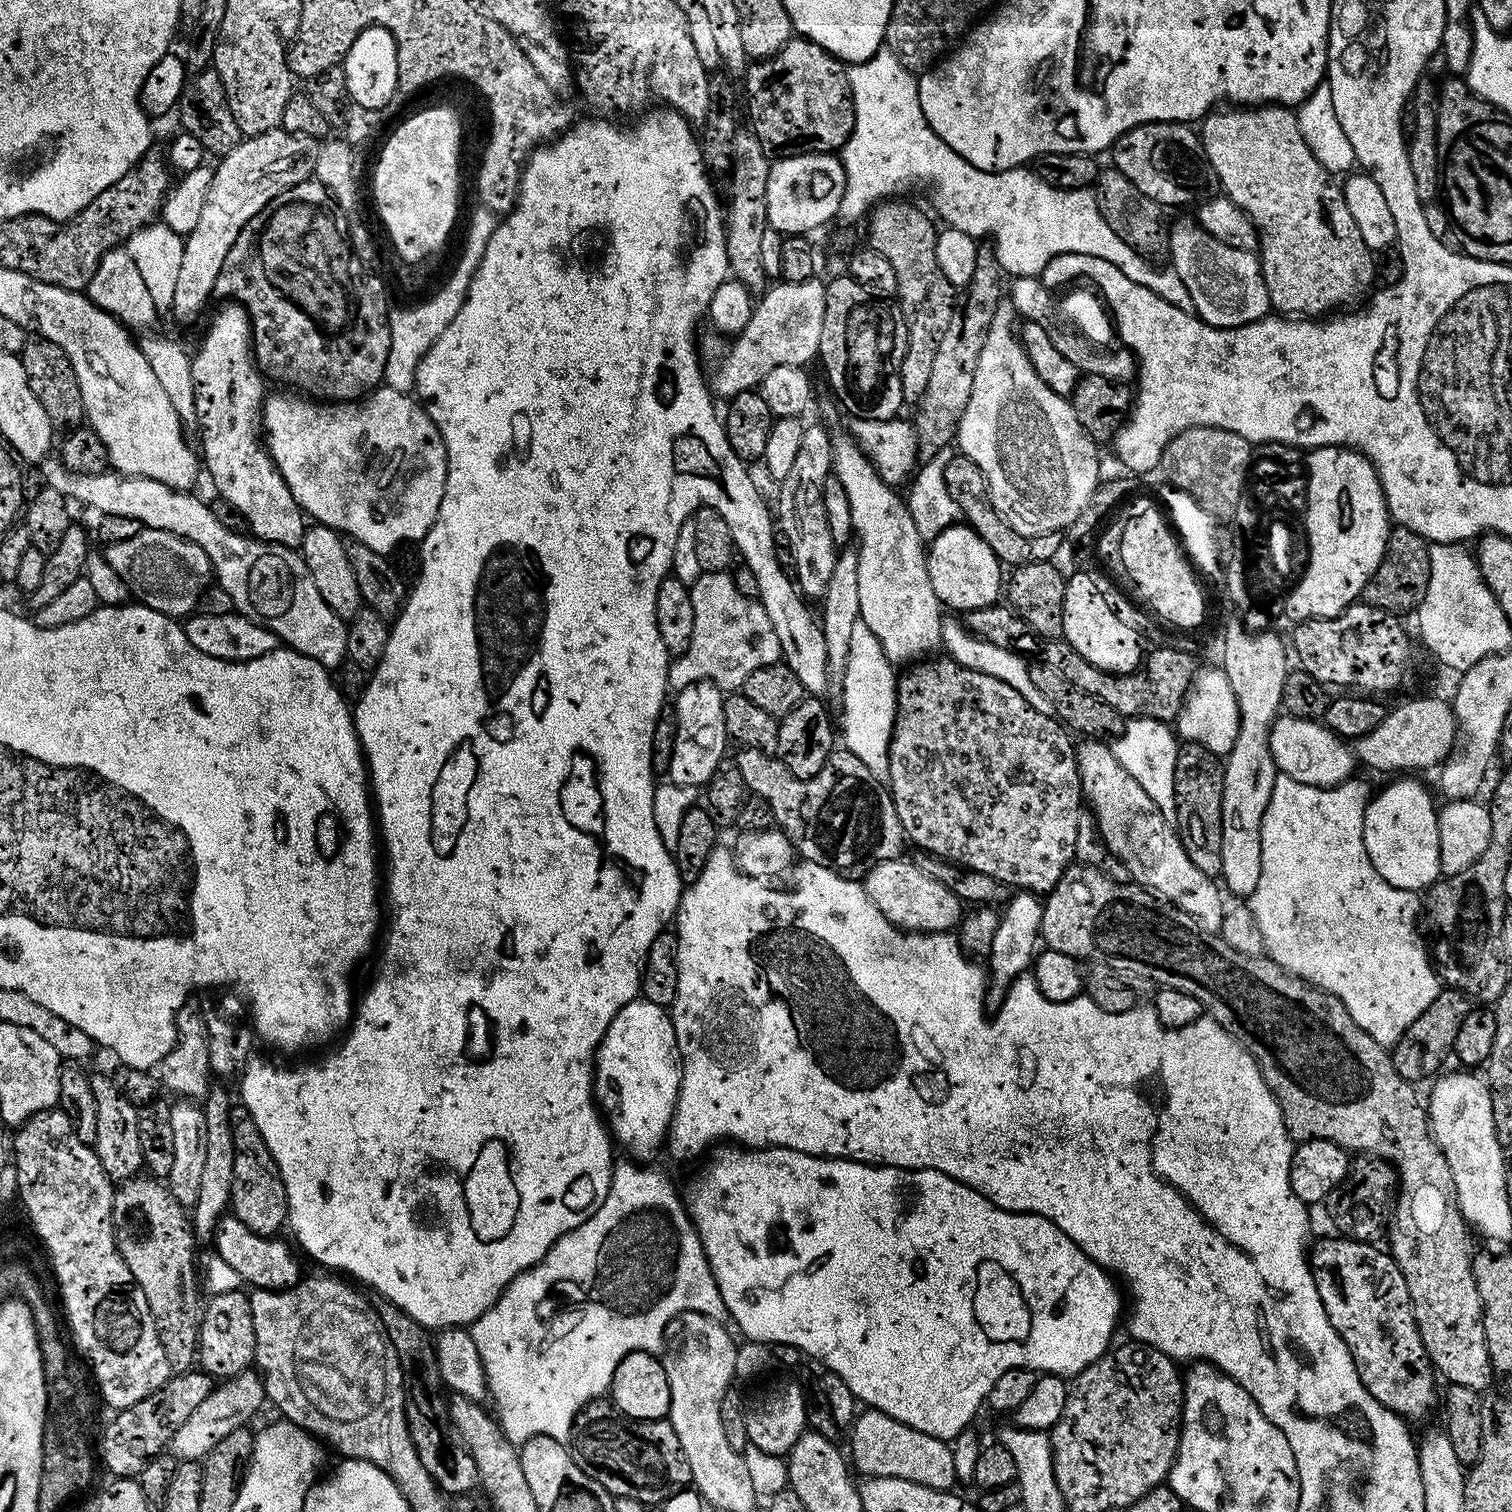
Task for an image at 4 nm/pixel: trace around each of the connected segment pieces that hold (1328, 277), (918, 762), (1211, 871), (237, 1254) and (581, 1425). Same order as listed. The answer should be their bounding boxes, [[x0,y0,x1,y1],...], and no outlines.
[[1198,106,1378,318],[887,654,1082,894],[1174,743,1224,878],[215,1214,302,1289],[570,1398,692,1506]]

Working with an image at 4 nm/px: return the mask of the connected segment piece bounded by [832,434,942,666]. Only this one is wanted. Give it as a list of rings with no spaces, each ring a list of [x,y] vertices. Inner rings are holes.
[[[843,434],[836,436],[832,441],[832,466],[835,476],[842,482],[842,486],[846,486],[846,498],[850,498],[850,514],[852,515],[852,531],[855,539],[860,539],[858,543],[858,606],[860,607],[860,619],[866,622],[866,626],[870,626],[870,630],[874,630],[874,636],[878,638],[878,642],[882,642],[882,650],[886,654],[886,658],[893,666],[904,666],[909,662],[919,661],[921,658],[927,657],[931,648],[941,647],[942,636],[940,640],[940,611],[942,605],[940,599],[934,594],[934,586],[930,586],[930,574],[928,573],[928,558],[926,555],[925,541],[920,539],[918,529],[914,526],[914,519],[910,516],[910,510],[907,503],[903,499],[896,497],[897,489],[880,480],[880,476],[876,473],[875,466],[864,456],[863,450],[859,447],[852,436]]]

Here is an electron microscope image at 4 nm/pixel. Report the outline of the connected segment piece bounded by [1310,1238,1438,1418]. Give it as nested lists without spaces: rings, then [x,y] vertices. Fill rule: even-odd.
[[[1335,1238],[1336,1240],[1320,1240],[1316,1245],[1310,1248],[1310,1267],[1312,1269],[1312,1277],[1316,1280],[1316,1289],[1318,1290],[1318,1298],[1322,1298],[1322,1306],[1326,1310],[1326,1318],[1330,1318],[1330,1326],[1334,1326],[1336,1333],[1342,1338],[1342,1342],[1346,1342],[1346,1346],[1350,1350],[1350,1354],[1354,1358],[1354,1366],[1358,1370],[1358,1378],[1362,1378],[1362,1386],[1366,1386],[1366,1390],[1370,1390],[1372,1397],[1378,1401],[1384,1408],[1395,1412],[1401,1418],[1409,1418],[1408,1416],[1424,1416],[1432,1408],[1432,1403],[1437,1403],[1438,1392],[1436,1396],[1436,1380],[1437,1373],[1434,1371],[1432,1361],[1424,1355],[1424,1347],[1422,1346],[1422,1338],[1418,1334],[1418,1326],[1416,1319],[1412,1313],[1412,1303],[1410,1302],[1410,1290],[1406,1286],[1406,1278],[1402,1278],[1402,1270],[1398,1270],[1396,1259],[1392,1256],[1391,1251],[1385,1250],[1383,1247],[1377,1246],[1372,1242],[1363,1240],[1350,1240],[1347,1238]]]

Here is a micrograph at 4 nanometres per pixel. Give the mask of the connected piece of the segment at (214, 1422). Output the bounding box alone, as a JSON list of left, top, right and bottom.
[170,1370,266,1461]

